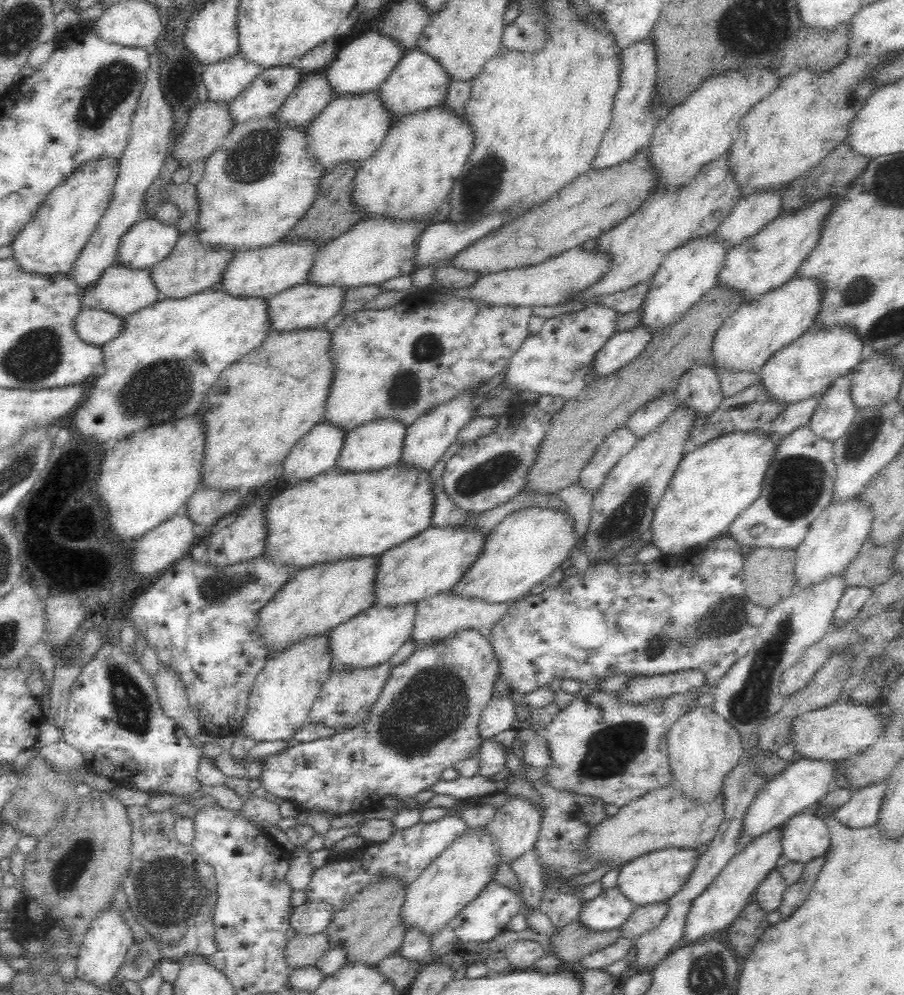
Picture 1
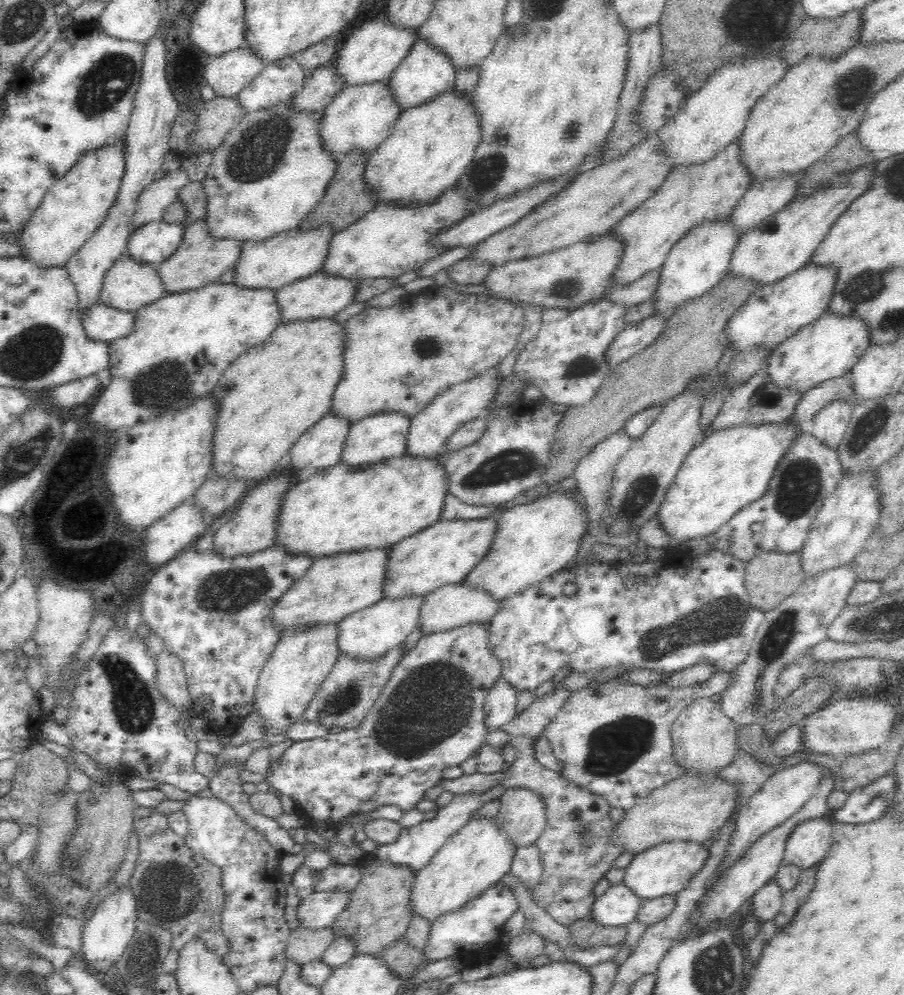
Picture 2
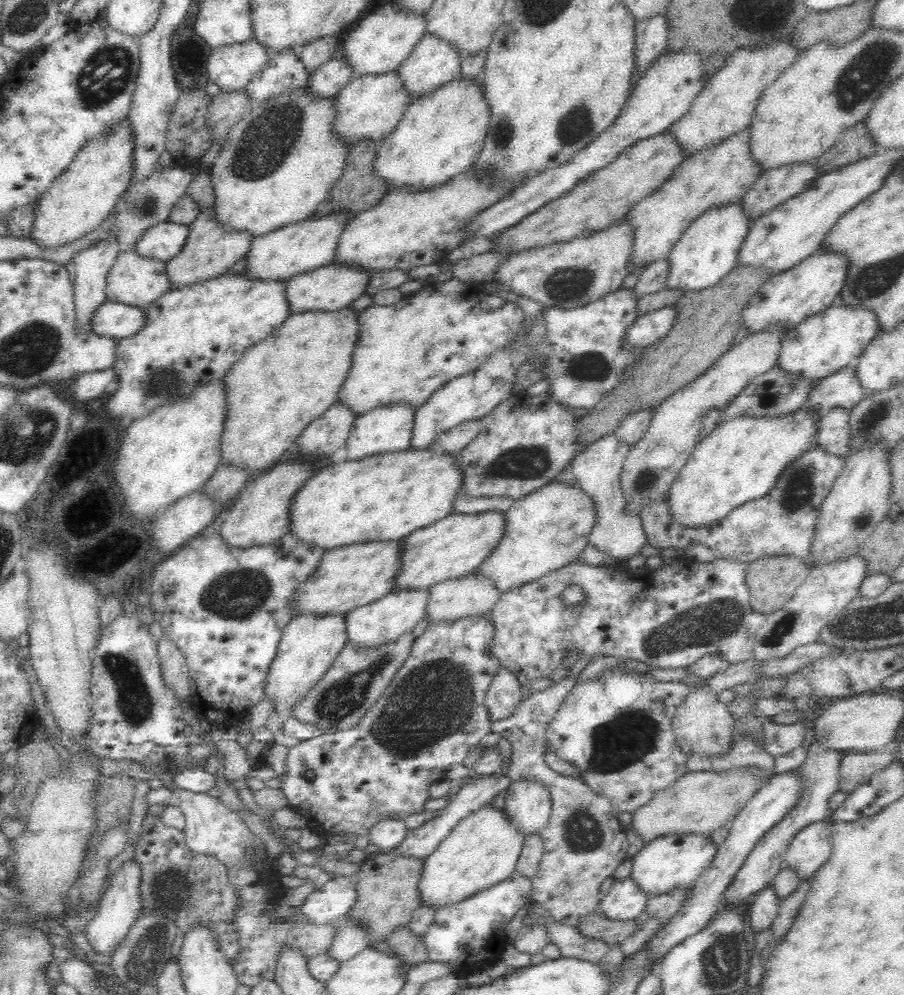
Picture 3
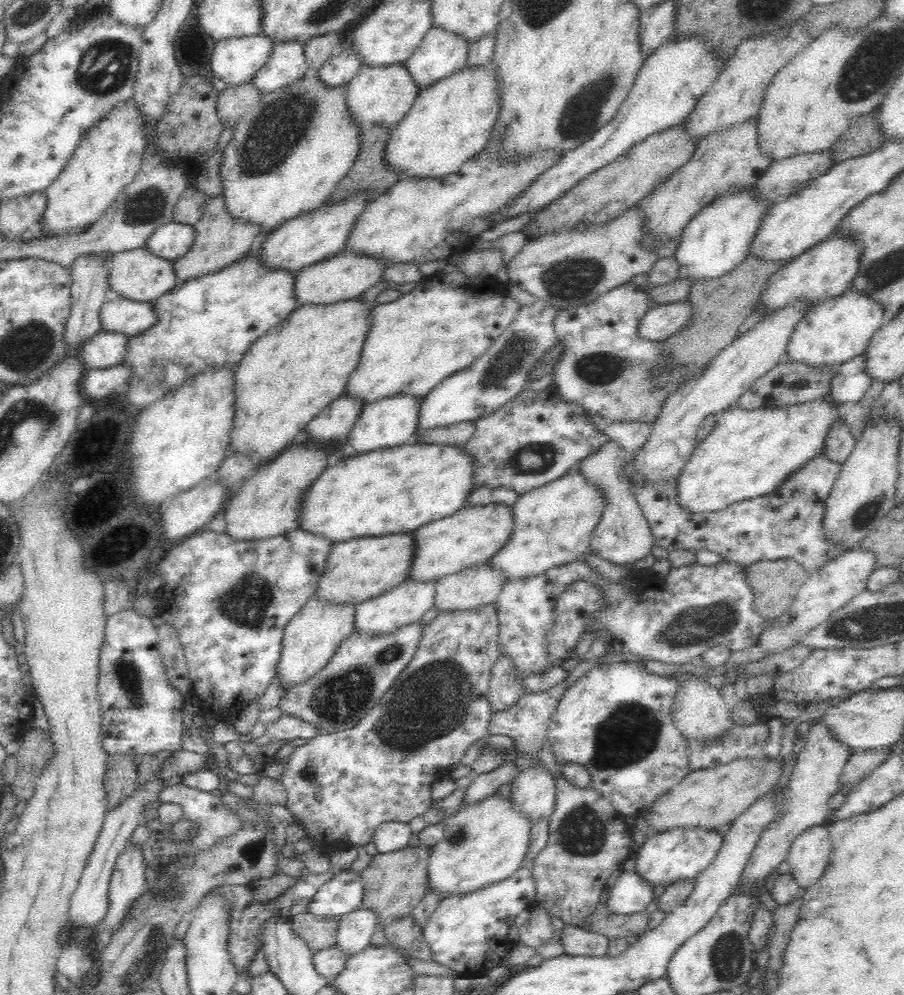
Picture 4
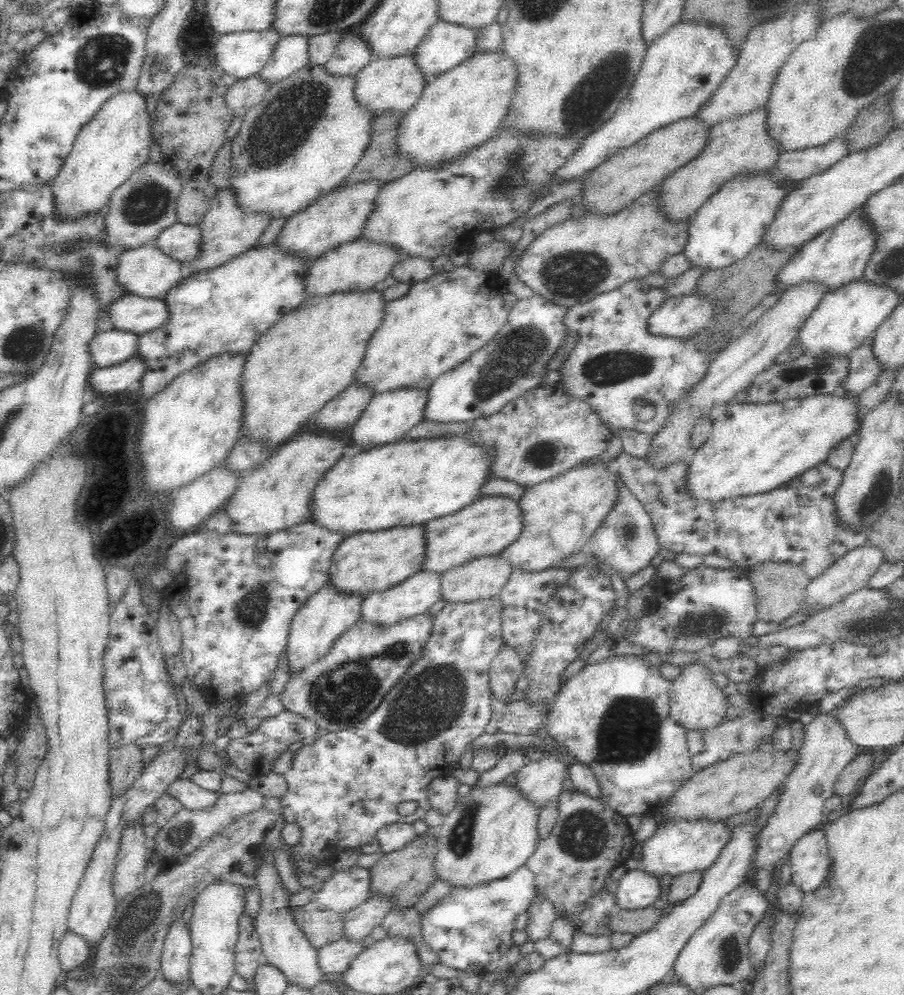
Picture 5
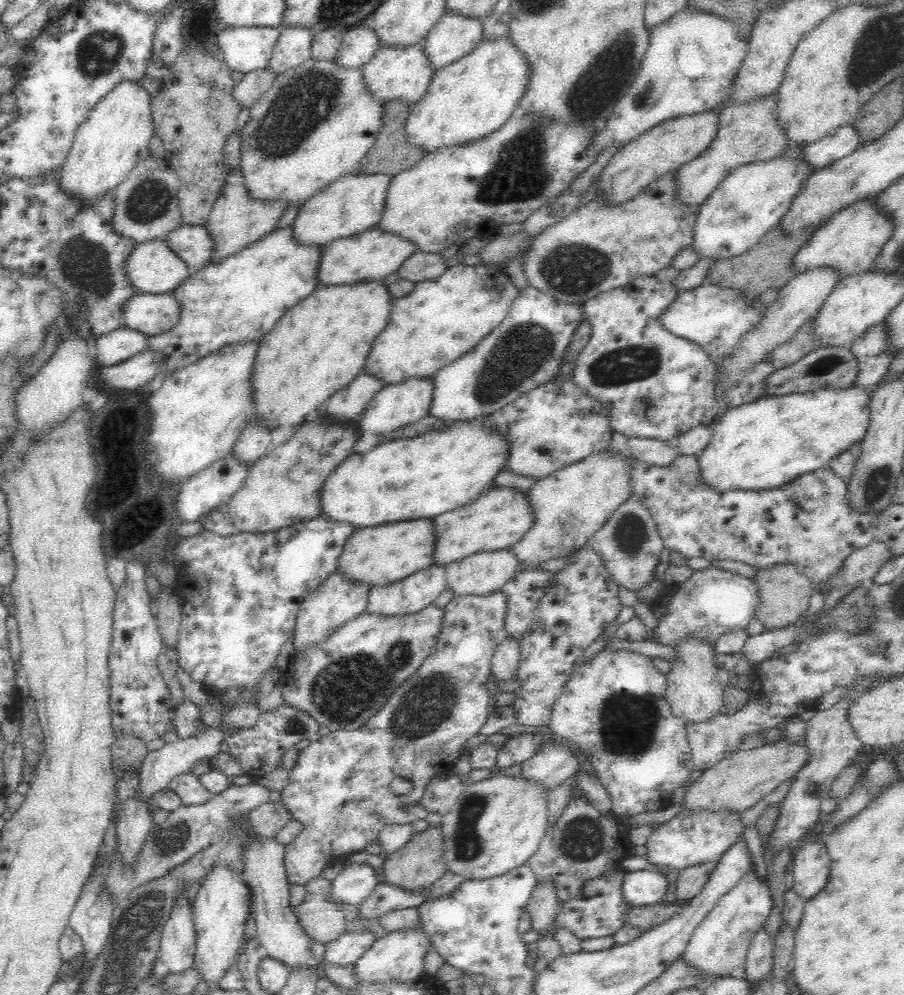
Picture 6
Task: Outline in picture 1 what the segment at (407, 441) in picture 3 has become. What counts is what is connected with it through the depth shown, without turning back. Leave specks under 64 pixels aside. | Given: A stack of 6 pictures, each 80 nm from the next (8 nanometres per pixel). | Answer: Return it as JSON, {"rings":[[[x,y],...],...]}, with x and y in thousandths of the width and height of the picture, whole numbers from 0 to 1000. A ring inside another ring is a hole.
{"rings":[[[420,419],[403,423],[383,435],[372,468],[383,473],[406,473],[436,466],[445,461],[449,434],[450,428],[438,420]]]}

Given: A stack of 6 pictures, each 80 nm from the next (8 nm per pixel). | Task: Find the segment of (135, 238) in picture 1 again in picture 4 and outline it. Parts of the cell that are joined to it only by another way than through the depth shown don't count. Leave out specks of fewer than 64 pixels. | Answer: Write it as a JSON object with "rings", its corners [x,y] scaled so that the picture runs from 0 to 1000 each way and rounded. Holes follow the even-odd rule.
{"rings":[[[191,221],[177,227],[159,247],[171,257],[192,263],[206,258],[213,251],[217,241],[216,229],[210,225],[198,225]]]}

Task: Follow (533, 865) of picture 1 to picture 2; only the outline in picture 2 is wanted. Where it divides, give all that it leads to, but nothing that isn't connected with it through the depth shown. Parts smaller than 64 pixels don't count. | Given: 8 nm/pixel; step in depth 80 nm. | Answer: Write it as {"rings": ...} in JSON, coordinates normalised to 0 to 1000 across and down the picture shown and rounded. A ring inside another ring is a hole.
{"rings":[[[591,847],[572,852],[564,874],[565,878],[574,882],[582,891],[587,892],[592,889],[601,875],[596,851]]]}

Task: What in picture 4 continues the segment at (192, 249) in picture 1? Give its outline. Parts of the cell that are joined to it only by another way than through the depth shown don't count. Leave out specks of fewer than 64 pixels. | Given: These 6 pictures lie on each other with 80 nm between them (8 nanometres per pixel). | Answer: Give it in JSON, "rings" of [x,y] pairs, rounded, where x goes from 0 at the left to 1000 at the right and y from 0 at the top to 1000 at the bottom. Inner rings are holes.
{"rings":[[[243,195],[230,200],[230,205],[226,210],[225,217],[215,227],[217,233],[217,241],[213,251],[206,258],[194,263],[195,277],[199,283],[217,279],[231,273],[239,273],[248,269],[261,261],[270,258],[278,253],[278,247],[283,237],[287,237],[289,226],[283,222],[267,221],[260,219],[252,206],[250,206],[250,198]]]}

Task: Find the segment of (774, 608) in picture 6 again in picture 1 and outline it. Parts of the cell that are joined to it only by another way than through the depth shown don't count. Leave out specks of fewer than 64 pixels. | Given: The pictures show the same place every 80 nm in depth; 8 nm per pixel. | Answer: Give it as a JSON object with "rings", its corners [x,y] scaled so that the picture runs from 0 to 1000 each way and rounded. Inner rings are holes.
{"rings":[[[841,551],[824,560],[823,565],[823,595],[830,605],[846,612],[854,611],[863,603],[874,599],[881,590],[879,552]]]}

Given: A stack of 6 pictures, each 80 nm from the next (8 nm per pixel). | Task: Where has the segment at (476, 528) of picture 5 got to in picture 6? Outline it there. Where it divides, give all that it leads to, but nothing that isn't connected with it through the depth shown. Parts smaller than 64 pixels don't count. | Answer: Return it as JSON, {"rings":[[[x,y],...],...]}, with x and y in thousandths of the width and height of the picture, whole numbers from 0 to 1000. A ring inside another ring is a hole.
{"rings":[[[551,488],[551,490],[542,489],[534,495],[517,507],[502,511],[500,513],[488,515],[480,520],[482,526],[482,536],[485,536],[485,547],[482,547],[482,561],[480,568],[492,568],[498,564],[510,562],[523,555],[541,554],[544,552],[554,552],[565,550],[571,545],[575,545],[580,541],[580,537],[591,529],[593,525],[592,509],[587,507],[584,496],[566,490],[566,488]]]}

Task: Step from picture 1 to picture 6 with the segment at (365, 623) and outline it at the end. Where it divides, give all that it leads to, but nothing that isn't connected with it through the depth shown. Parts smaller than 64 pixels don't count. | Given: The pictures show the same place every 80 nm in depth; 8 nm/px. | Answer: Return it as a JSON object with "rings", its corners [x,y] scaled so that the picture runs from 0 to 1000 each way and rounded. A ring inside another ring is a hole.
{"rings":[[[478,568],[427,587],[412,588],[405,613],[439,618],[462,615],[478,607],[493,592],[492,568]]]}

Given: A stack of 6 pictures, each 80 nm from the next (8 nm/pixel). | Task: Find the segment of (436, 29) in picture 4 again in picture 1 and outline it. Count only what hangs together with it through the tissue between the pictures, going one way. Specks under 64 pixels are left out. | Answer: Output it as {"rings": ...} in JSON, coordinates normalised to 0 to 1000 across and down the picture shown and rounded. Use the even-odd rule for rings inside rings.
{"rings":[[[460,44],[450,50],[442,62],[438,64],[438,68],[434,69],[433,75],[418,89],[424,96],[425,105],[434,112],[438,121],[452,113],[469,111],[491,102],[498,90],[498,82],[500,77],[491,70],[491,65]]]}

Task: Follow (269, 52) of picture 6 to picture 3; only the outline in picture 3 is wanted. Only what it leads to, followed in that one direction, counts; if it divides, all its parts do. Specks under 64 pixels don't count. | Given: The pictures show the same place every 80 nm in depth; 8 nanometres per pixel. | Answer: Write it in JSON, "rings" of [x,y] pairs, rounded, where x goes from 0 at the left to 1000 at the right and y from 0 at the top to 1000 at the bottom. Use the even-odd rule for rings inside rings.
{"rings":[[[283,37],[232,49],[229,64],[231,80],[244,91],[270,89],[279,76],[295,63],[299,51]]]}

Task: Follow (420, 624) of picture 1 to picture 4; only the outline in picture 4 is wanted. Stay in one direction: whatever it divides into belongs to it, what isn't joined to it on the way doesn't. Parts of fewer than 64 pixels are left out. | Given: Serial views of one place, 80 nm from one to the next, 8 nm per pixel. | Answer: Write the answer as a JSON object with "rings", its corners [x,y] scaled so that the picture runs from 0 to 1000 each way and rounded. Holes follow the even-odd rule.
{"rings":[[[542,563],[489,578],[482,589],[480,609],[491,612],[519,612],[549,604],[560,585],[560,576],[544,570]]]}

